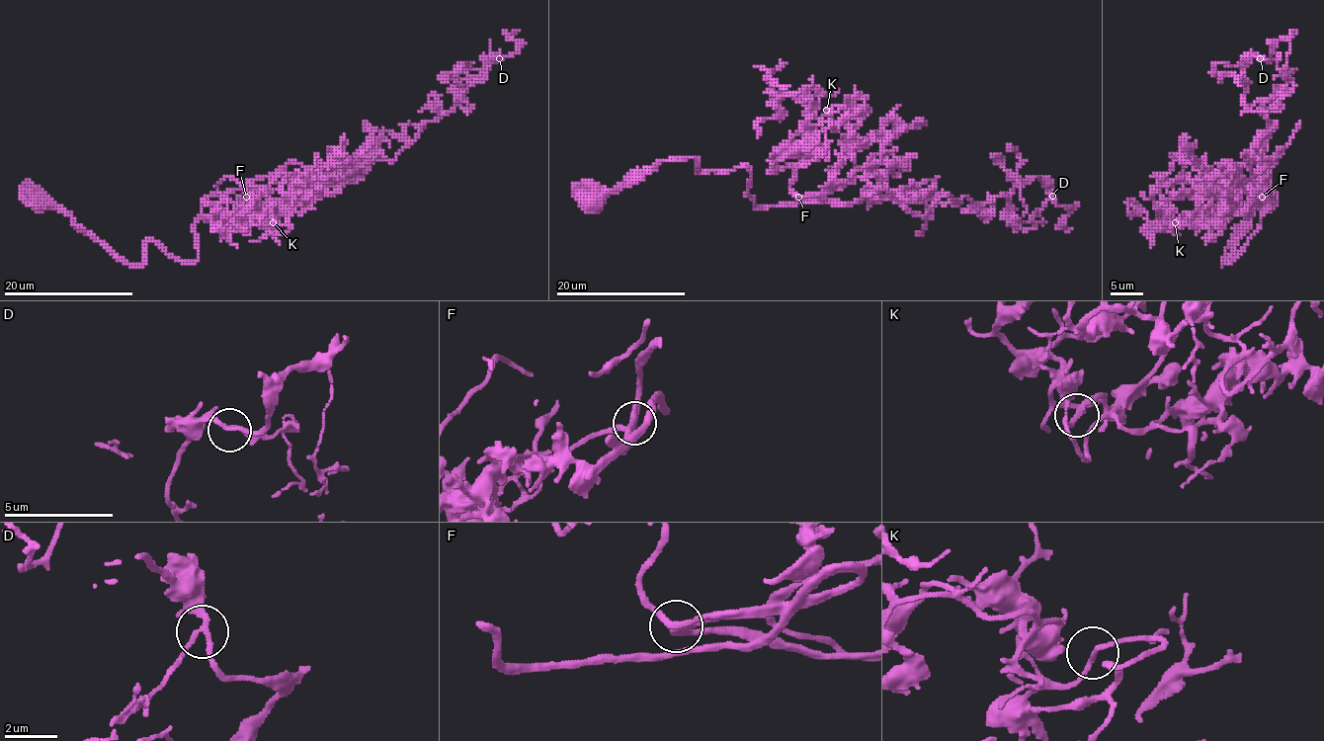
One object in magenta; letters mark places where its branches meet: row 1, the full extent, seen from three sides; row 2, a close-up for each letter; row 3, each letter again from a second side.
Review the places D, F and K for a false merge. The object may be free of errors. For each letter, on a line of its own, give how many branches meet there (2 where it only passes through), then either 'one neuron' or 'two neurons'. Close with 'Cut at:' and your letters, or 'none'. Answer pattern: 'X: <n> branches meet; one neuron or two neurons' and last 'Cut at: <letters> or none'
D: 3 branches meet; one neuron
F: 2 branches meet; one neuron
K: 2 branches meet; one neuron
Cut at: none

